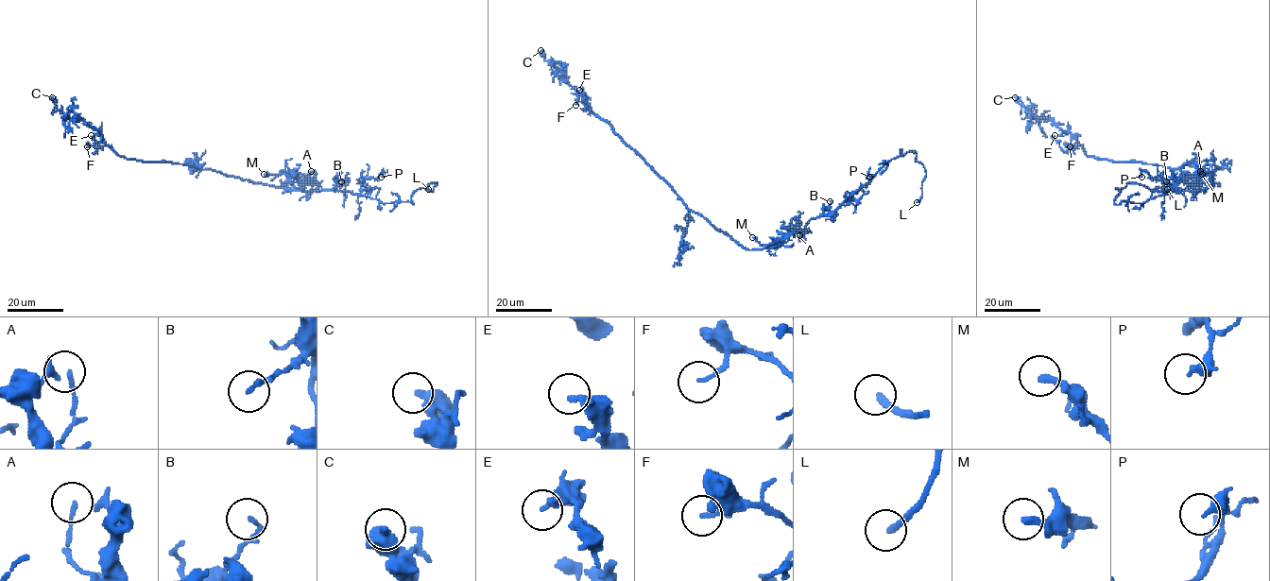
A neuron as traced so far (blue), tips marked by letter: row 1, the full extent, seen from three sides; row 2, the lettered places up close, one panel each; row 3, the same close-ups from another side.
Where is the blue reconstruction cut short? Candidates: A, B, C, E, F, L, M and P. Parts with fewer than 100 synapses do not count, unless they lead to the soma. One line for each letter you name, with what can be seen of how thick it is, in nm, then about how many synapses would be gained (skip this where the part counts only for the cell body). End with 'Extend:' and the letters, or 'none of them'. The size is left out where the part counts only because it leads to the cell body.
L: 240 nm thick
Extend: L

